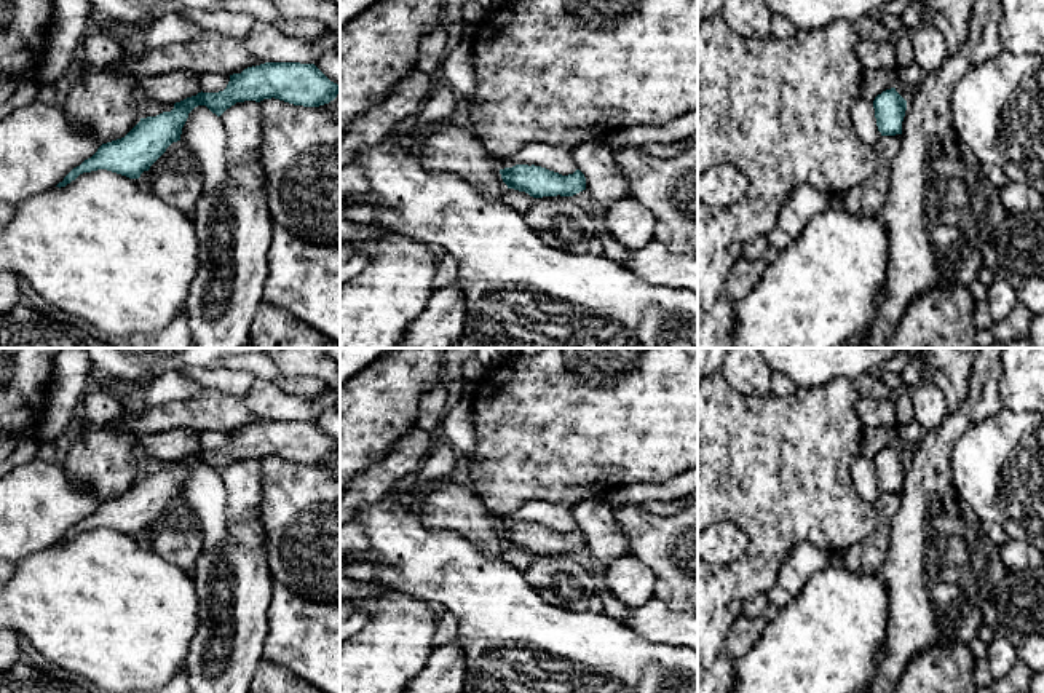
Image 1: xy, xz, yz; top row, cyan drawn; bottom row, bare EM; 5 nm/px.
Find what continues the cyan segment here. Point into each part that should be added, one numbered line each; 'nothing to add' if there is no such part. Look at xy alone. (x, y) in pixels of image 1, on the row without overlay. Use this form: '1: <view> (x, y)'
nothing to add

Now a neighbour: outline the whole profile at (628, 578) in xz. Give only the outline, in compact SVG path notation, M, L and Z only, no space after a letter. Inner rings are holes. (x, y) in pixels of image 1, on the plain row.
M626 554L602 567L599 584L632 610L653 599L656 575L639 557Z

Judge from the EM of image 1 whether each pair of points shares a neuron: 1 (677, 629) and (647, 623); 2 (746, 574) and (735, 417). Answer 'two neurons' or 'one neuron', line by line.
1: one neuron
2: one neuron

